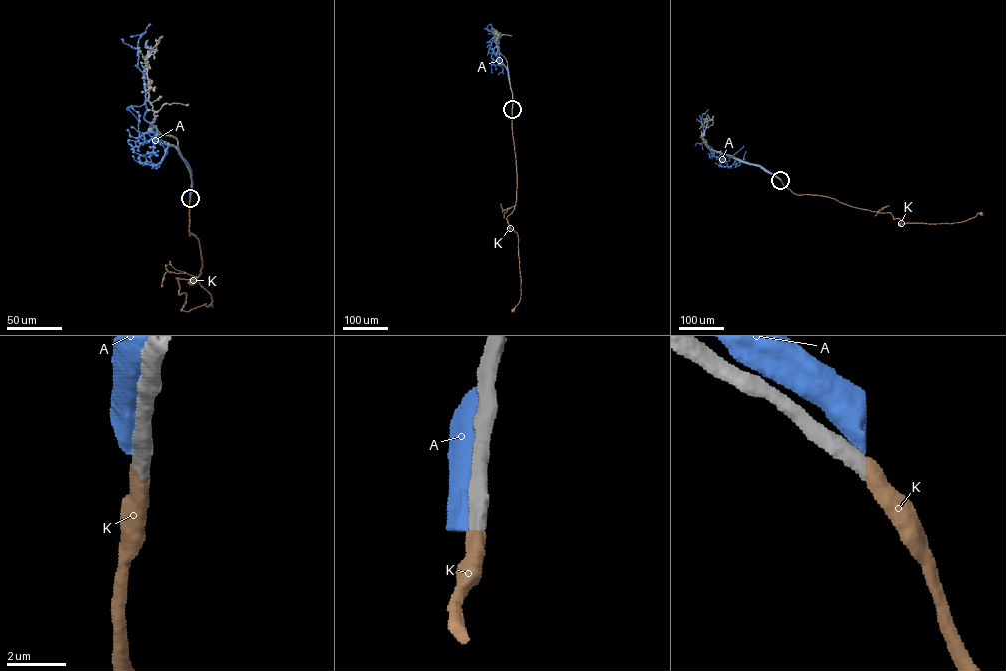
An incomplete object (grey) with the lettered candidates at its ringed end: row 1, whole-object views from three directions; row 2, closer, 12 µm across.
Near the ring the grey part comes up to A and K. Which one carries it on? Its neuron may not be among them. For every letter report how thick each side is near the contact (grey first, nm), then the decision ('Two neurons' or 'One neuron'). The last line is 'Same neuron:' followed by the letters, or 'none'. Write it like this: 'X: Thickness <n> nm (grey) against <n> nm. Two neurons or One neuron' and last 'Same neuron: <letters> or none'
A: Thickness 700 nm (grey) against 650 nm. Two neurons
K: Thickness 550 nm (grey) against 550 nm. One neuron
Same neuron: K

